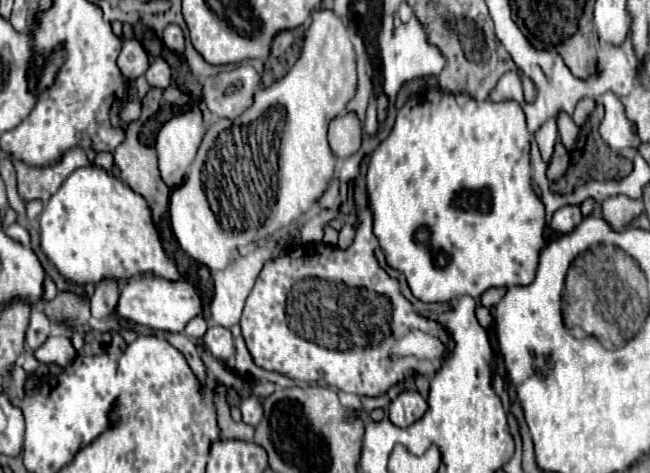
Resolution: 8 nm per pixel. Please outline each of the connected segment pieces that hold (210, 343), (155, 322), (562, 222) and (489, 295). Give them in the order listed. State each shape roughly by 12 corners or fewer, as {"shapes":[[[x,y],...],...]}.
{"shapes":[[[214,325],[202,337],[208,351],[228,361],[234,355],[232,333]],[[130,279],[114,317],[182,333],[200,313],[186,281]],[[564,205],[552,217],[556,233],[570,233],[582,223],[578,205]],[[490,289],[478,305],[492,309],[498,305],[506,289]]]}

